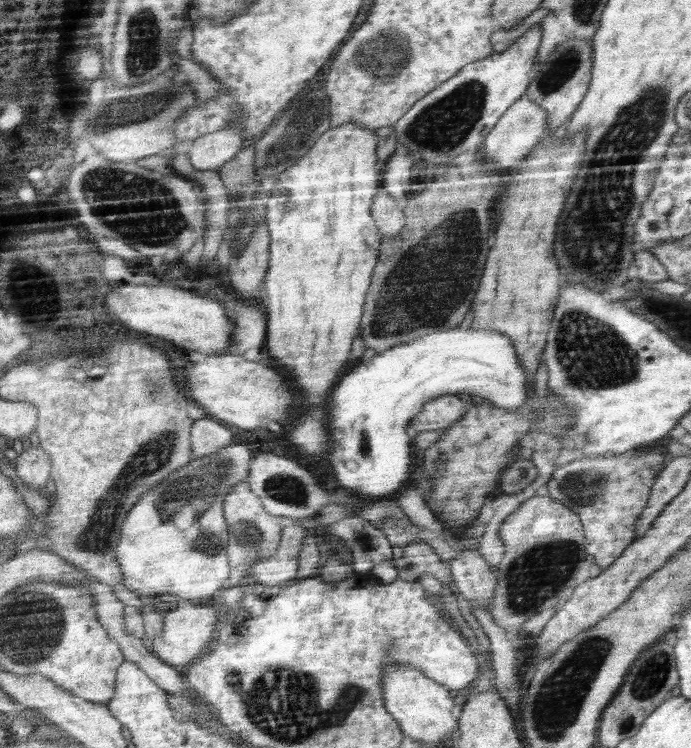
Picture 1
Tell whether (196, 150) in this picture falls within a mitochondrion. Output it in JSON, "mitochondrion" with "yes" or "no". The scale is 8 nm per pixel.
{"mitochondrion":"no"}

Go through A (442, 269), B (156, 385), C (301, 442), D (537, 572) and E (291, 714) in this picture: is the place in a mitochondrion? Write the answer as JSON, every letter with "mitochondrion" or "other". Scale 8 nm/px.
{"A":"mitochondrion","B":"mitochondrion","C":"other","D":"mitochondrion","E":"mitochondrion"}

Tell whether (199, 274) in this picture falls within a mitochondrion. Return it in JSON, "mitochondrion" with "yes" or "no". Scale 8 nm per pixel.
{"mitochondrion":"no"}

